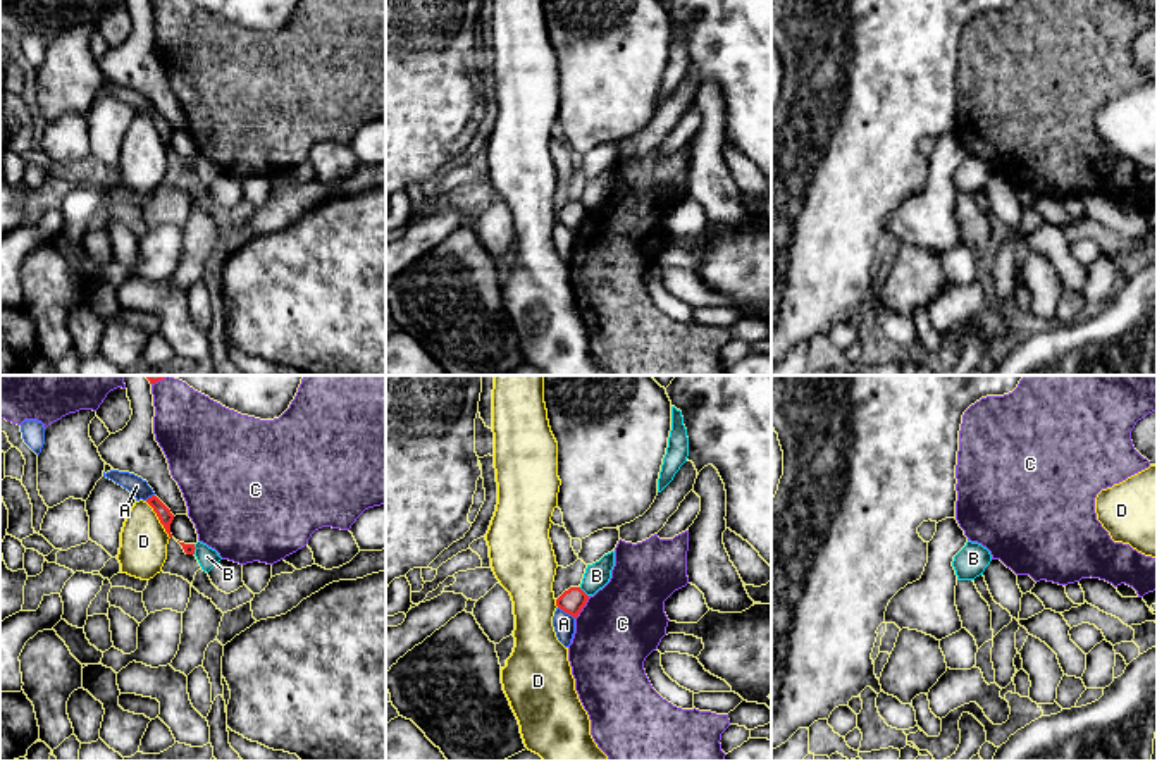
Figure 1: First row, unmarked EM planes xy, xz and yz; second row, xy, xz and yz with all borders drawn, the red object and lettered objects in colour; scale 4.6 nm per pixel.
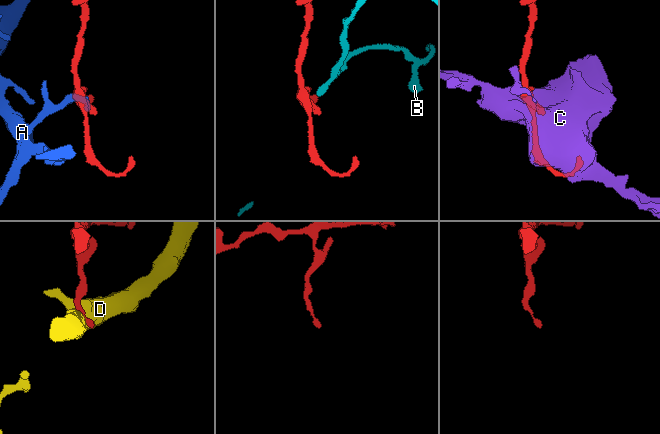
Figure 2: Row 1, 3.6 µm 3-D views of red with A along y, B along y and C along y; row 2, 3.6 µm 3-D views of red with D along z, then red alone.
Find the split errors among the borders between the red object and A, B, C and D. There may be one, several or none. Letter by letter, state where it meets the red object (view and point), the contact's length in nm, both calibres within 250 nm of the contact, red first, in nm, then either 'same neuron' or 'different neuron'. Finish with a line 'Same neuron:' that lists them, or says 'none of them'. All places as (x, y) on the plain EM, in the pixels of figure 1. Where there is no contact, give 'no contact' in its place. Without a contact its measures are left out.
A: xz (567, 226) | 100 nm | 120/100 nm | different neuron
B: xz (584, 207) | 60 nm | 120/120 nm | different neuron
C: xz (582, 221) | 130 nm | 120/380 nm | different neuron
D: xy (159, 133) | 200 nm | 70/220 nm | different neuron
Same neuron: none of them

